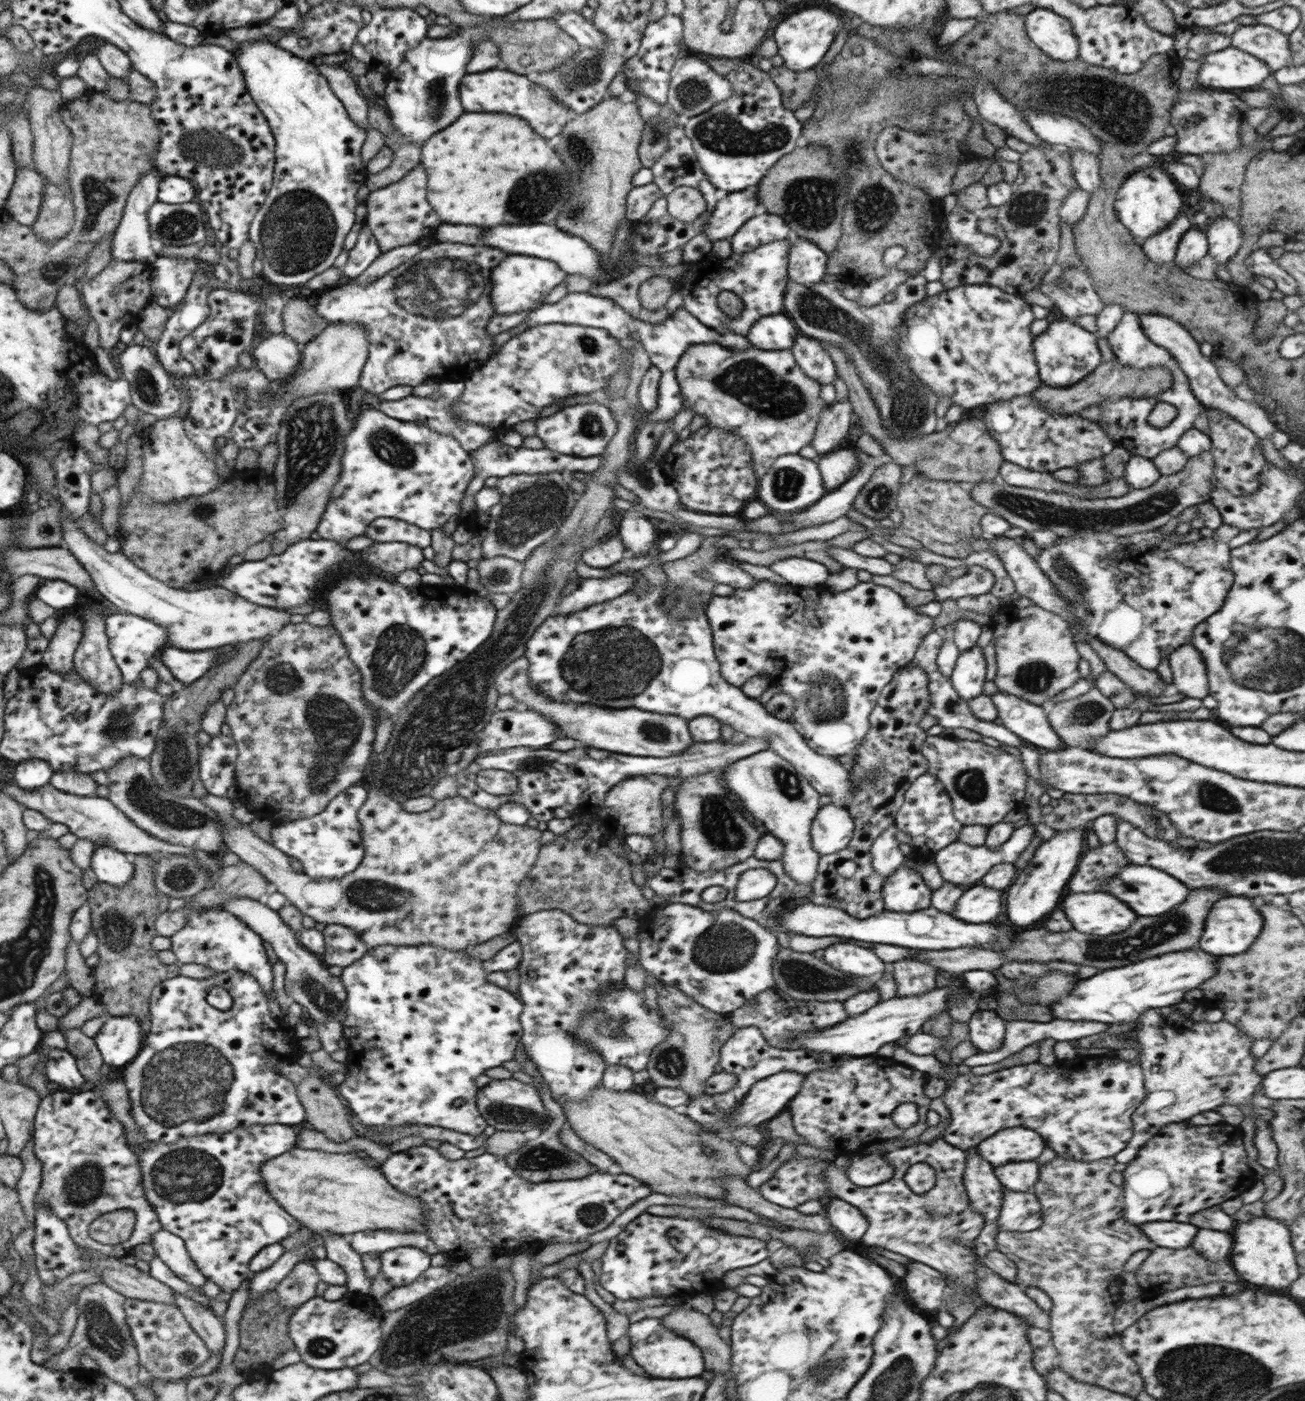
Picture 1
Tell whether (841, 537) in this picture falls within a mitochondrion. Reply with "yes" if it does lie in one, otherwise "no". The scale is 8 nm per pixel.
no

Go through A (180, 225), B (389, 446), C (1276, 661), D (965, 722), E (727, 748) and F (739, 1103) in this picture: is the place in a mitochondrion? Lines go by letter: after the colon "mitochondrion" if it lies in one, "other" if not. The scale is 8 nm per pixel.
A: mitochondrion
B: mitochondrion
C: mitochondrion
D: other
E: other
F: other

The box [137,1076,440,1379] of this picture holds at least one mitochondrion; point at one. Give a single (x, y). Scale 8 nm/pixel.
(179, 1176)

